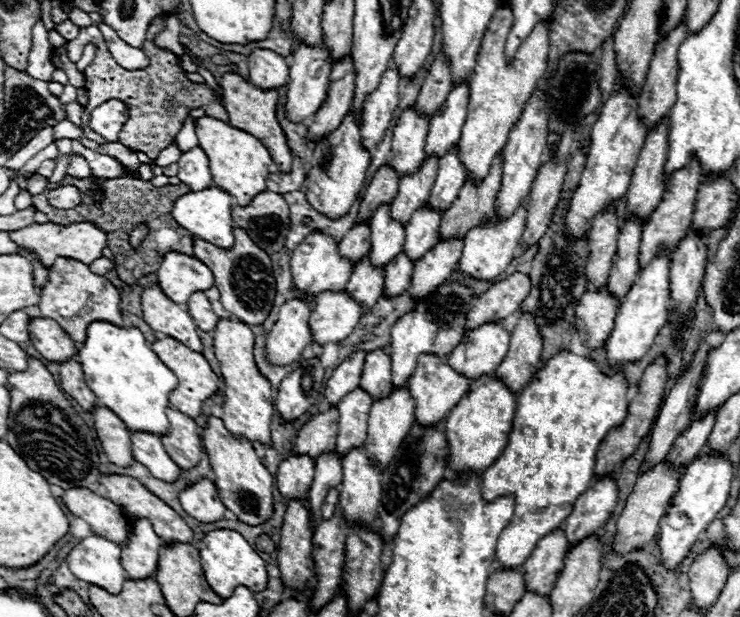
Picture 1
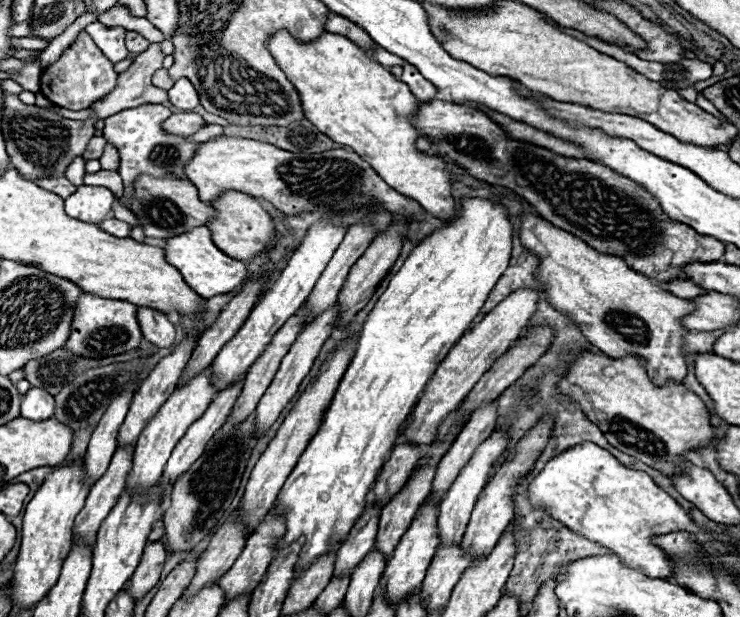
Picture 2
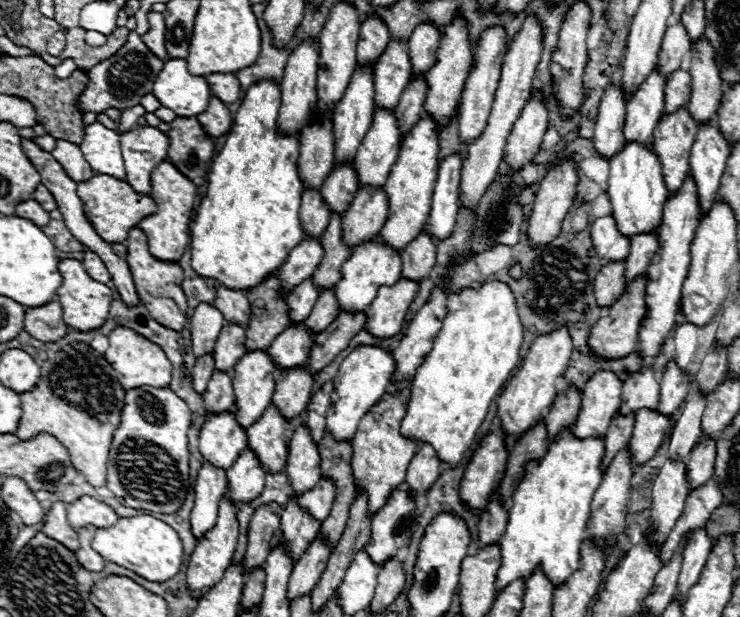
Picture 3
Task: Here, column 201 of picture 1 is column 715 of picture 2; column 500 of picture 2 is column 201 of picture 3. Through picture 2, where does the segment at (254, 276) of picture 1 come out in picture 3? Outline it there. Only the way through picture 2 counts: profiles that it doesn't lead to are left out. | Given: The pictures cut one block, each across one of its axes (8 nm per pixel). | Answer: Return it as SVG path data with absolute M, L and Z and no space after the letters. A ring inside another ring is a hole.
M176 118L170 126L168 160L196 186L202 186L214 158L212 140L196 118Z

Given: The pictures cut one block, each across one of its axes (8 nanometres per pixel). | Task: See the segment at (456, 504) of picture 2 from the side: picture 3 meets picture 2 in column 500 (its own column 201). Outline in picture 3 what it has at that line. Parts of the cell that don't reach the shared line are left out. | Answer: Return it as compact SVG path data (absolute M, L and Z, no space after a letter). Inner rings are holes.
M232 412L212 414L204 418L198 442L204 460L228 470L246 446L248 432L238 424Z

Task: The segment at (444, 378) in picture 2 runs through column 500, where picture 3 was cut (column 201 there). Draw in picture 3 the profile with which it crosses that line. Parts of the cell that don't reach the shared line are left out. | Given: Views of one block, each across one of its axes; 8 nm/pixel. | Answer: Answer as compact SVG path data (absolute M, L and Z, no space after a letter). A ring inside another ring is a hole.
M202 302L194 308L194 314L190 316L190 332L192 332L192 352L196 358L214 350L222 326L224 316L212 304Z

